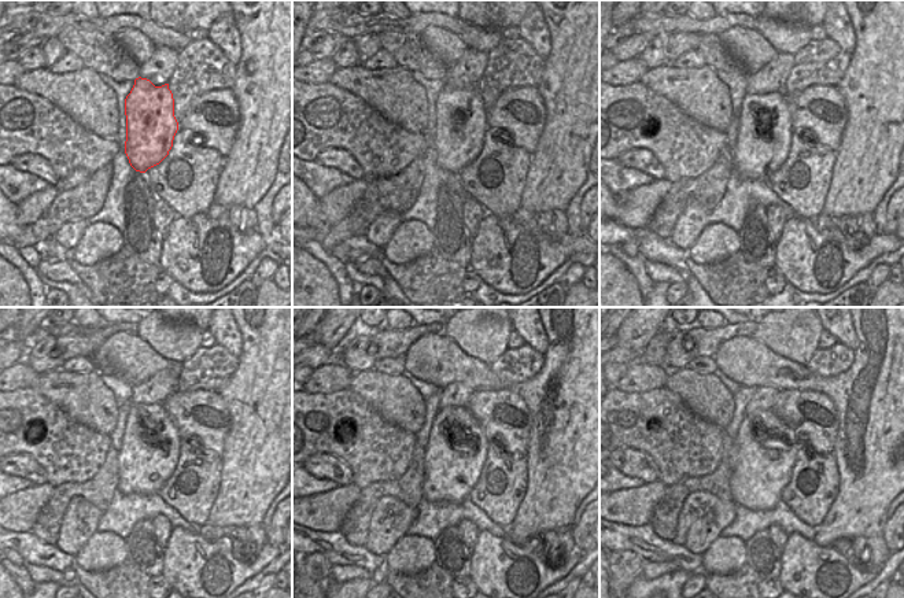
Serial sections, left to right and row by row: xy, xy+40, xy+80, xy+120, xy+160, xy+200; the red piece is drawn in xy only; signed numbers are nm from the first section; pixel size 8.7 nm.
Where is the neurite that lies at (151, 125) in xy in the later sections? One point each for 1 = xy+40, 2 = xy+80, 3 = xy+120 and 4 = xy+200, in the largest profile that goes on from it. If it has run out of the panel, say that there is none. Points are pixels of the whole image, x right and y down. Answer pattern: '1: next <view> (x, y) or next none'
1: next xy+40 (461, 121)
2: next xy+80 (763, 143)
3: next xy+120 (143, 469)
4: next xy+200 (759, 475)

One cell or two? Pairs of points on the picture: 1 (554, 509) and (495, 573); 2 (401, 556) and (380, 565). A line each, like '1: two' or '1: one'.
1: two
2: two

